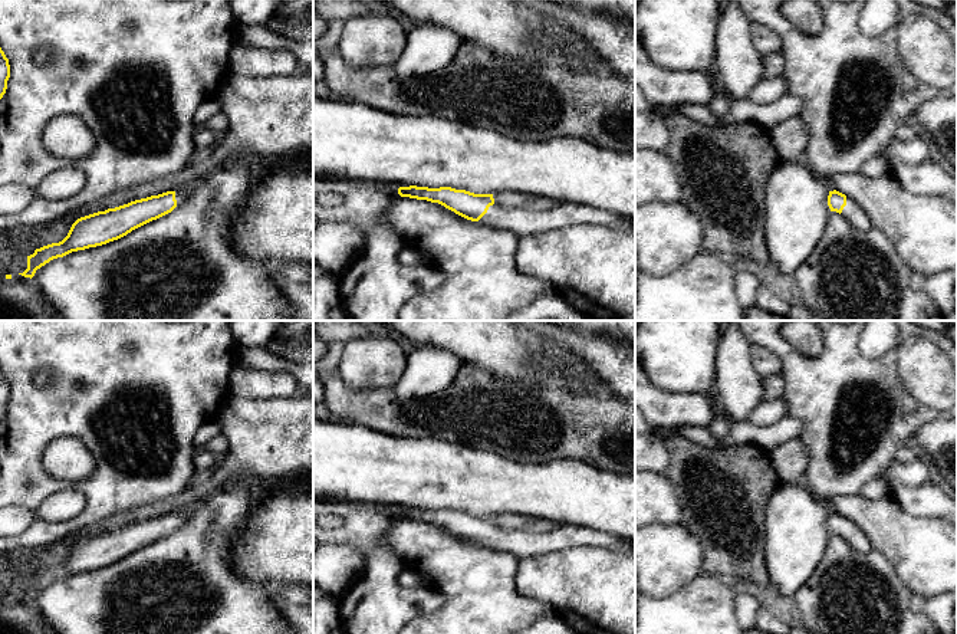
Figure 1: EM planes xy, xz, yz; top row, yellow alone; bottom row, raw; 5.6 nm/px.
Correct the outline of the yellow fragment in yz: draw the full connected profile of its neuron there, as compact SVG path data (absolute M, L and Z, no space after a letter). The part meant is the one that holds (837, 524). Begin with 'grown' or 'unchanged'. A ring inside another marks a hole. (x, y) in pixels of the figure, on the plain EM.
grown | M836 512L829 513L828 528L831 533L836 533L842 539L845 539L854 551L859 553L872 551L872 545L868 536L851 519L846 519L845 516Z

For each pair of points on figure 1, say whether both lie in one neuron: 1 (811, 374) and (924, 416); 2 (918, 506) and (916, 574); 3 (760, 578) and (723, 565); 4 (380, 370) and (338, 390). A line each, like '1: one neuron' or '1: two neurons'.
1: one neuron
2: two neurons
3: one neuron
4: two neurons

